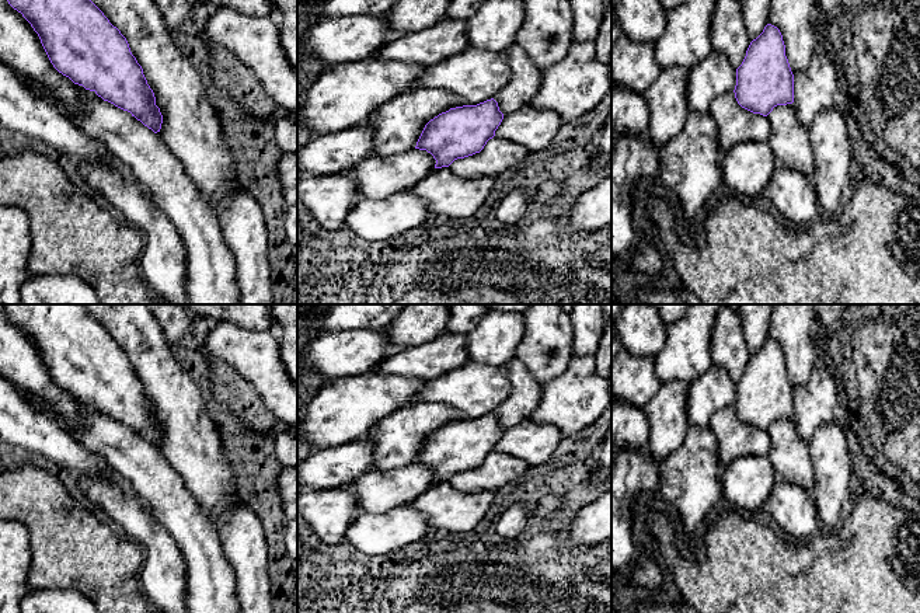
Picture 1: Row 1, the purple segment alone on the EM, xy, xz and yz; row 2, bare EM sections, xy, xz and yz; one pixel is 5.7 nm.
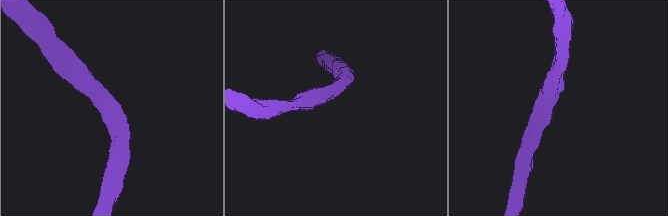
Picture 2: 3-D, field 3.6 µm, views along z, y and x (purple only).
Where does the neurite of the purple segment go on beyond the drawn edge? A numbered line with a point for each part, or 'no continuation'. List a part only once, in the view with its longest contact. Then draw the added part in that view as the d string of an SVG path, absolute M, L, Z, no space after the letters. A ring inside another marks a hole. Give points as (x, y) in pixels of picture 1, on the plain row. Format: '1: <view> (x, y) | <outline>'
no continuation

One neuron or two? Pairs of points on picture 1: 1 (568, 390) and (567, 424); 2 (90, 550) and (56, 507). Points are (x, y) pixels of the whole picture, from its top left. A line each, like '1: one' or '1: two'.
1: one
2: one

